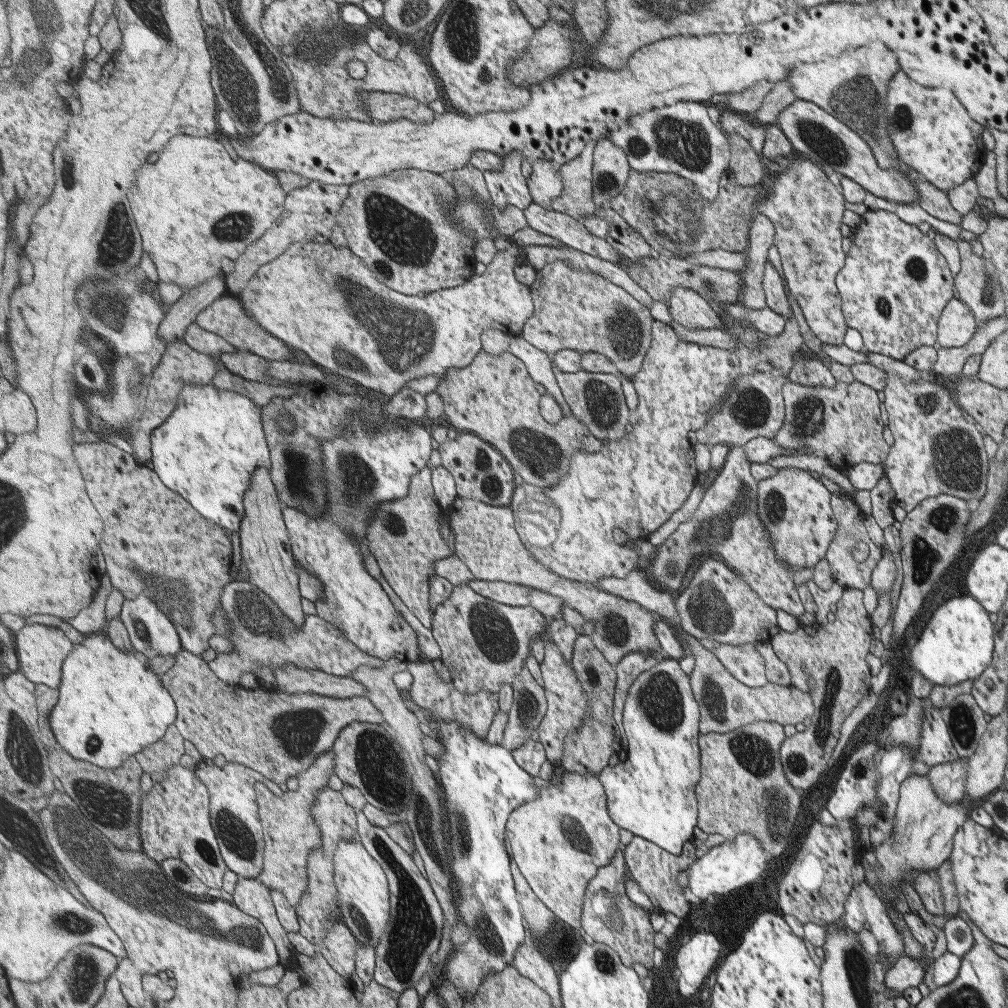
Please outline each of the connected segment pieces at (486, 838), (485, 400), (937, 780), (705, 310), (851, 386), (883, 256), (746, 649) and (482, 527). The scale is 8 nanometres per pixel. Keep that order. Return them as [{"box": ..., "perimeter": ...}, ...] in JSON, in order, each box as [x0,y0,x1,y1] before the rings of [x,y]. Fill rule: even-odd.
[{"box":[401,690,542,1004],"perimeter":[[[401,690],[401,693],[412,711],[423,721],[427,721],[433,730],[438,731],[441,738],[439,743],[446,749],[443,757],[437,759],[440,772],[437,779],[445,794],[445,820],[447,820],[445,828],[447,828],[447,836],[449,836],[451,852],[453,852],[455,888],[463,890],[459,898],[459,912],[472,938],[457,947],[453,956],[443,966],[443,974],[444,978],[447,978],[459,990],[459,995],[466,1004],[477,994],[483,979],[489,973],[502,971],[513,964],[518,948],[527,938],[527,932],[523,928],[524,910],[521,910],[519,900],[517,900],[517,884],[512,871],[513,860],[507,845],[505,828],[507,828],[507,820],[511,812],[515,812],[530,800],[538,798],[542,790],[535,784],[533,775],[515,760],[512,750],[505,748],[503,744],[491,744],[483,740],[470,728],[466,728],[465,724],[459,724],[457,720],[452,720],[452,722],[436,720],[430,710],[421,708],[412,700],[410,692]]]},{"box":[436,350,591,488],"perimeter":[[[483,350],[469,366],[450,369],[442,378],[436,392],[443,397],[445,402],[445,420],[458,431],[468,431],[490,442],[507,457],[513,470],[525,482],[543,488],[553,487],[561,481],[562,477],[569,475],[574,454],[583,449],[583,438],[591,432],[583,421],[570,414],[564,415],[562,423],[551,424],[542,415],[542,395],[537,390],[535,382],[528,366],[514,353],[508,351],[495,356]]]},{"box":[925,758,966,803],"perimeter":[[[962,758],[930,767],[925,776],[937,795],[947,803],[957,803],[965,796],[966,762]]]},{"box":[668,286,726,330],"perimeter":[[[676,286],[672,288],[668,300],[668,313],[675,322],[691,330],[717,328],[724,330],[726,318],[715,313],[700,294]]]},{"box":[771,381,890,465],"perimeter":[[[788,381],[782,386],[785,423],[771,439],[789,451],[820,454],[825,445],[837,448],[849,465],[881,464],[890,451],[883,442],[879,422],[877,391],[859,381],[836,382],[831,388],[809,386]]]},{"box":[835,210,954,361],"perimeter":[[[885,210],[866,211],[860,216],[859,224],[852,230],[851,238],[848,243],[846,263],[842,266],[842,270],[835,275],[835,284],[837,285],[839,296],[842,299],[841,309],[845,324],[849,328],[854,328],[859,332],[862,338],[862,346],[866,351],[881,354],[883,356],[902,361],[911,351],[922,346],[937,346],[938,340],[938,320],[945,304],[953,299],[953,279],[954,275],[949,270],[946,260],[942,253],[933,246],[933,241],[929,240],[925,234],[921,234],[916,226],[909,226],[905,222],[901,222],[899,218],[891,212]]]},{"box":[712,643,768,687],"perimeter":[[[719,643],[712,653],[725,670],[745,687],[763,687],[768,682],[765,680],[764,660],[754,643],[737,645]]]},{"box":[446,496,668,665],"perimeter":[[[459,496],[447,508],[446,518],[454,533],[452,546],[476,579],[522,585],[564,598],[565,605],[581,612],[593,624],[595,633],[591,638],[611,664],[616,665],[634,652],[649,653],[660,659],[668,658],[654,635],[654,624],[659,619],[658,616],[632,600],[597,588],[596,584],[565,579],[547,570],[531,556],[531,552],[521,542],[510,507],[485,504],[477,499]]]}]

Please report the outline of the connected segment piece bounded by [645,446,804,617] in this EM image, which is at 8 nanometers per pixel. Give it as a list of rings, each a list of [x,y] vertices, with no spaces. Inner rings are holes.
[[[741,446],[728,447],[717,477],[712,483],[704,485],[702,499],[699,501],[697,509],[693,512],[692,518],[679,524],[677,529],[670,535],[669,540],[657,546],[655,557],[649,561],[645,569],[649,577],[656,580],[656,584],[659,584],[663,591],[676,593],[680,585],[683,584],[683,577],[687,576],[687,572],[691,572],[691,564],[695,564],[695,556],[699,556],[700,553],[717,553],[723,558],[725,566],[736,572],[742,582],[745,582],[753,592],[760,596],[764,604],[767,604],[775,611],[781,610],[793,617],[801,616],[804,609],[792,582],[794,571],[791,570],[789,564],[779,561],[770,533],[765,532],[762,519],[758,515],[756,488],[759,481],[750,475],[750,462]]]

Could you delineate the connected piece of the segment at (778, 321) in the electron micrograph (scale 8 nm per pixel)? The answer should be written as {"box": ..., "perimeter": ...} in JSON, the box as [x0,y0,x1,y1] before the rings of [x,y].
{"box":[725,303,787,336],"perimeter":[[[737,303],[725,305],[725,317],[750,322],[755,329],[768,336],[777,336],[782,331],[787,321],[784,317],[773,312],[773,310],[767,306],[757,310],[745,308]]]}

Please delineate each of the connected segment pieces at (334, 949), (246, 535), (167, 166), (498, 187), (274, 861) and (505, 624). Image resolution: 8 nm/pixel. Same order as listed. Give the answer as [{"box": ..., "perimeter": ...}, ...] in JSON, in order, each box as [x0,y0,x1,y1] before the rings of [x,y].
[{"box":[314,920,360,979],"perimeter":[[[341,920],[335,924],[323,942],[315,942],[314,946],[339,974],[349,979],[357,970],[356,957],[360,942]]]},{"box":[239,467,305,628],"perimeter":[[[259,467],[254,472],[251,488],[246,492],[244,504],[246,516],[239,530],[243,564],[249,573],[249,582],[264,590],[279,606],[283,614],[301,628],[305,624],[305,612],[301,606],[301,590],[297,576],[297,561],[289,550],[289,532],[283,520],[281,497],[274,484],[272,469]]]},{"box":[128,135,288,292],"perimeter":[[[177,135],[165,145],[156,163],[149,163],[139,170],[139,180],[133,184],[128,199],[135,217],[145,251],[155,266],[159,281],[178,285],[184,292],[201,286],[210,278],[223,273],[223,258],[237,260],[245,250],[257,242],[283,215],[288,192],[277,176],[269,174],[261,165],[233,158],[219,138],[195,138]]]},{"box":[483,152,533,211],"perimeter":[[[521,152],[504,156],[504,165],[501,170],[483,170],[485,182],[489,192],[493,194],[493,202],[501,210],[505,207],[515,206],[525,211],[533,202],[528,178],[521,170],[524,156]]]},{"box":[256,750,336,907],"perimeter":[[[333,750],[320,754],[309,770],[297,776],[299,787],[295,791],[285,791],[281,796],[263,787],[256,791],[266,840],[264,869],[257,879],[269,888],[285,893],[294,907],[300,905],[308,889],[310,854],[322,845],[322,833],[312,815],[312,806],[319,790],[325,788],[329,778],[336,774],[335,757]]]},{"box":[432,584,549,693],"perimeter":[[[467,584],[453,590],[454,593],[434,612],[432,631],[442,648],[441,660],[449,667],[453,684],[459,691],[501,693],[503,685],[513,686],[523,670],[525,660],[532,654],[532,642],[547,636],[549,622],[531,605],[503,605],[481,596]]]}]

